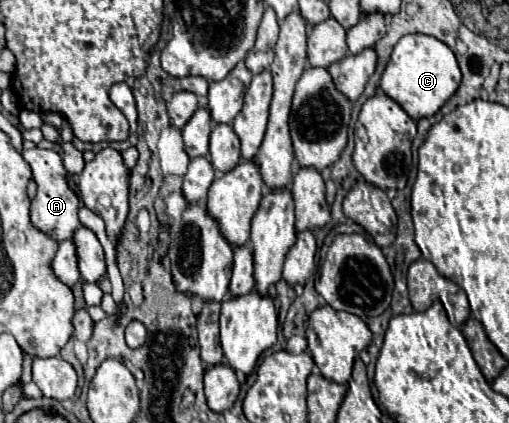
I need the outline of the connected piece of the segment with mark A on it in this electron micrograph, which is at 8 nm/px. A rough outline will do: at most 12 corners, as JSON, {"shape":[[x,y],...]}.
{"shape":[[22,151],[38,187],[32,223],[70,239],[80,199],[56,151]]}

